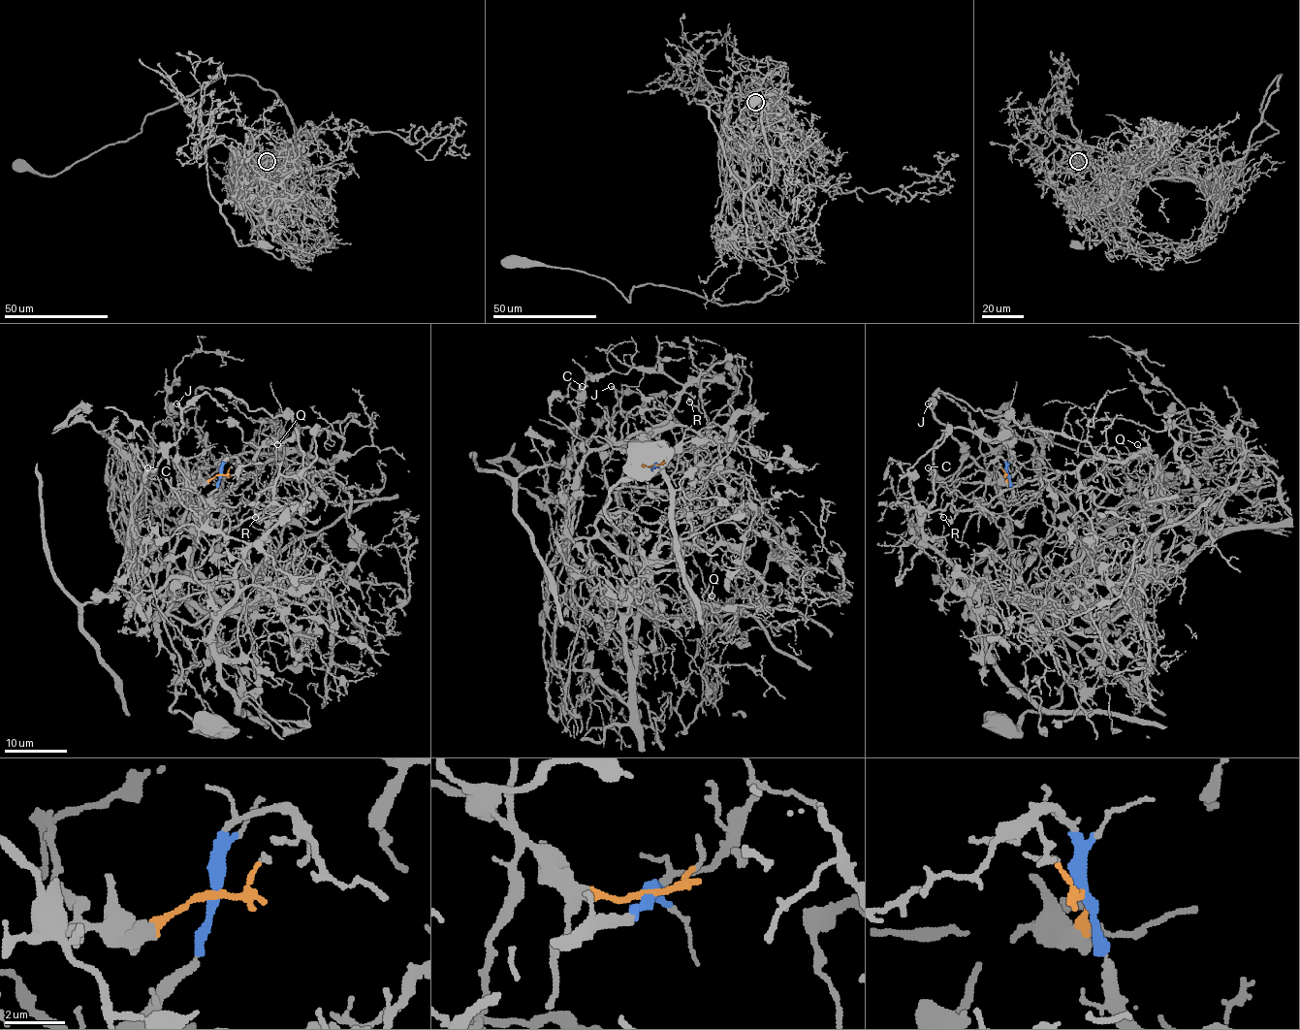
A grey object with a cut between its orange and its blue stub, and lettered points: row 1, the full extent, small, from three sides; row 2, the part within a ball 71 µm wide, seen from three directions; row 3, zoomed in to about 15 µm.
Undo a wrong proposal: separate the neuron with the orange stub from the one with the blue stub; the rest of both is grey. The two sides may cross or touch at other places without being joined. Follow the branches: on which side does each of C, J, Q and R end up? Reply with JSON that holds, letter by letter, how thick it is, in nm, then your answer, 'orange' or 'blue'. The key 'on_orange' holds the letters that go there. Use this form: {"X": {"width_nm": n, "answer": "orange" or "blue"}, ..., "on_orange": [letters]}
{"C": {"width_nm": 150, "answer": "orange"}, "J": {"width_nm": 280, "answer": "orange"}, "Q": {"width_nm": 120, "answer": "blue"}, "R": {"width_nm": 160, "answer": "blue"}, "on_orange": ["C", "J"]}

